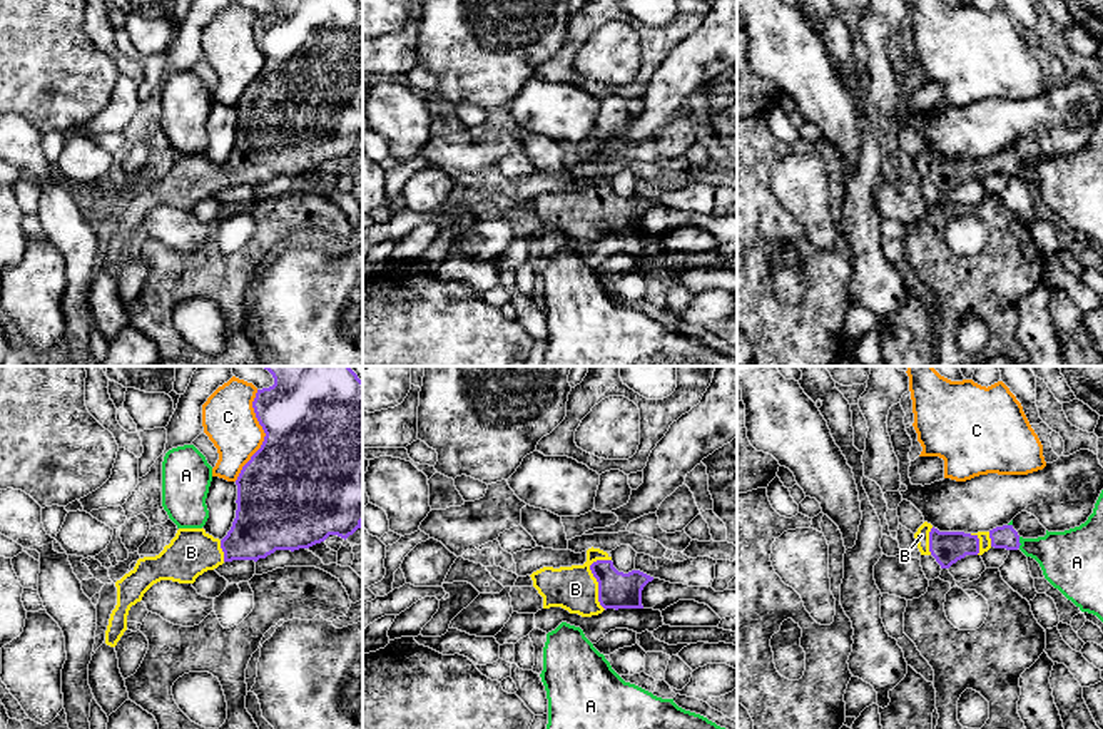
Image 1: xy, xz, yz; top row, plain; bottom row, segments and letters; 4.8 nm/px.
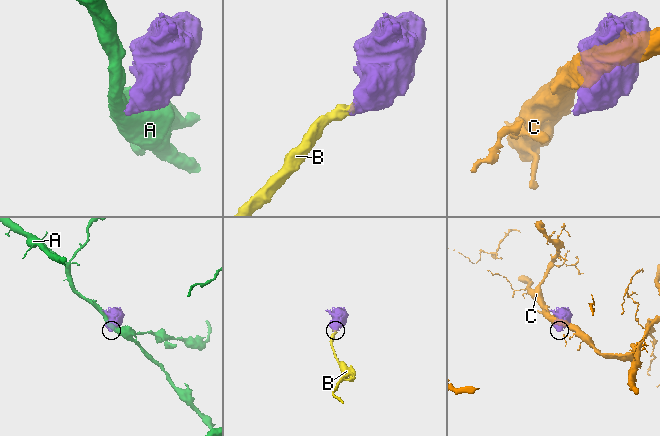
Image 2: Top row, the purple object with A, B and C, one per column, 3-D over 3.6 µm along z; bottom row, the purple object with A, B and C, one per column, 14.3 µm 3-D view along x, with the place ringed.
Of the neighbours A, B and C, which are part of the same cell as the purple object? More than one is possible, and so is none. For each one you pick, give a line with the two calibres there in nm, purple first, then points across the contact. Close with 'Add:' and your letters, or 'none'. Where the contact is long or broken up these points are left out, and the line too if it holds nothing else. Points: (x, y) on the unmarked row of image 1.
B: calibres 180 and 220 nm; way xz (617, 216), (599, 209), (590, 214), (575, 214)
Add: B

